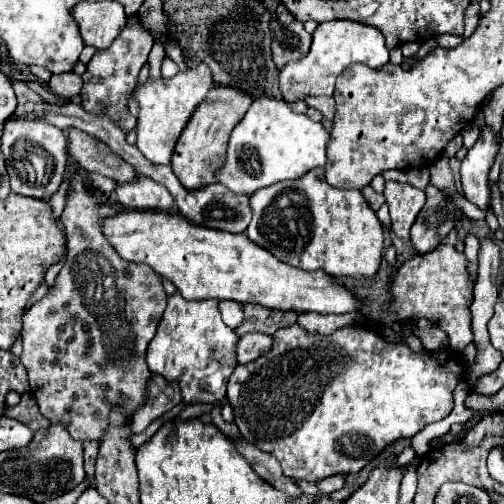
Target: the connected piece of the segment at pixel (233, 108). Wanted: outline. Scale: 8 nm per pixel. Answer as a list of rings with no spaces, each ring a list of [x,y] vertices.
[[[210,87],[206,99],[194,109],[194,115],[190,117],[190,121],[186,123],[186,127],[182,129],[182,135],[174,147],[174,153],[172,153],[172,171],[174,175],[180,179],[180,183],[188,189],[200,189],[204,185],[210,185],[214,183],[214,171],[224,163],[224,153],[226,153],[226,145],[228,145],[228,137],[230,137],[230,131],[236,127],[236,123],[244,117],[244,113],[248,111],[250,103],[254,99],[250,99],[250,95],[242,95],[242,91],[238,89],[232,89],[232,87]]]

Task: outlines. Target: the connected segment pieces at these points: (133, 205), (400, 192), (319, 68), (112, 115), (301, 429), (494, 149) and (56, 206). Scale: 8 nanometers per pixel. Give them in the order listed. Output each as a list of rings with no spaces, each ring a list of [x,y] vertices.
[[[138,175],[138,181],[132,185],[118,185],[116,195],[126,209],[138,209],[138,211],[172,211],[174,209],[174,199],[168,193],[168,189],[142,175]]]
[[[386,181],[384,187],[386,203],[390,205],[390,219],[392,219],[392,231],[408,239],[410,227],[420,213],[420,209],[426,203],[426,195],[422,189],[410,185],[410,183],[398,183],[398,181]]]
[[[334,19],[334,21],[320,23],[312,35],[310,53],[300,61],[288,63],[280,71],[280,79],[282,79],[280,91],[288,103],[294,103],[294,101],[300,101],[306,97],[318,97],[318,95],[332,97],[336,77],[354,63],[362,63],[372,69],[386,65],[388,47],[384,43],[384,35],[370,25],[362,25],[362,23],[350,21],[350,19]]]
[[[130,15],[128,23],[122,29],[122,33],[118,35],[118,39],[114,39],[114,43],[108,49],[96,51],[94,57],[90,59],[90,63],[86,65],[86,71],[82,75],[84,85],[80,91],[82,109],[88,111],[90,115],[106,117],[106,119],[114,121],[116,127],[120,127],[124,133],[132,131],[136,127],[136,117],[128,109],[128,99],[138,83],[140,67],[146,63],[152,43],[154,43],[154,39],[150,39],[150,33],[140,25],[140,19],[136,15]]]
[[[298,323],[290,325],[290,327],[284,327],[282,331],[276,331],[274,335],[274,345],[272,349],[258,357],[256,361],[252,363],[246,363],[246,365],[238,365],[228,381],[228,401],[234,409],[234,423],[238,425],[242,437],[250,443],[254,443],[258,449],[274,455],[280,465],[282,465],[282,471],[284,475],[300,481],[300,479],[306,479],[306,481],[320,481],[320,479],[326,479],[326,477],[332,477],[332,475],[350,475],[350,473],[358,473],[368,461],[368,457],[376,457],[388,443],[400,439],[400,437],[414,437],[418,431],[422,431],[428,423],[434,423],[434,421],[440,421],[444,419],[450,411],[452,411],[452,391],[456,387],[456,383],[464,379],[464,363],[462,363],[462,353],[456,353],[452,351],[450,347],[446,349],[440,349],[440,351],[434,351],[434,353],[414,353],[408,345],[404,343],[398,343],[398,345],[390,345],[386,343],[378,333],[374,331],[368,331],[360,325],[352,325],[352,327],[342,327],[338,331],[334,331],[332,335],[312,335],[312,333],[306,333]]]
[[[482,127],[480,139],[464,157],[462,169],[460,169],[462,195],[484,211],[488,209],[488,203],[490,203],[488,171],[498,153],[498,141],[500,139],[488,127]]]
[[[63,181],[59,190],[51,197],[50,204],[52,205],[54,219],[60,219],[66,203],[66,195],[70,189],[70,181]]]

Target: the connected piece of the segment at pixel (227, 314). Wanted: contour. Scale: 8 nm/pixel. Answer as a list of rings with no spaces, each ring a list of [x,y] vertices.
[[[222,301],[220,303],[220,313],[222,313],[222,321],[230,327],[230,329],[236,329],[244,315],[242,315],[242,305],[236,303],[236,301]]]

